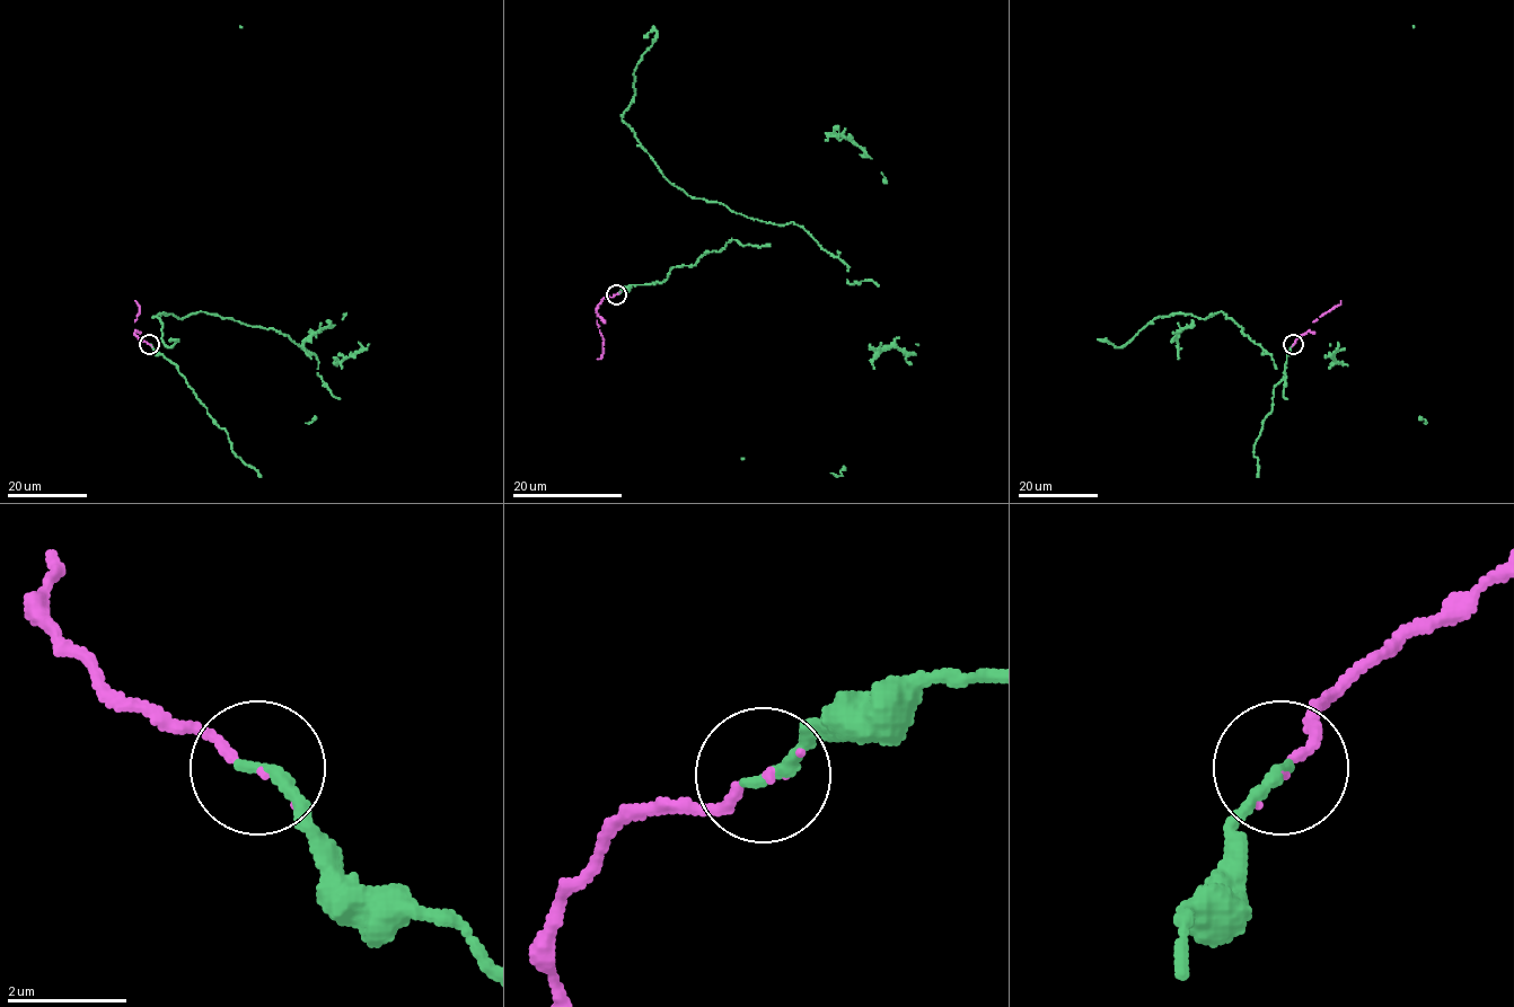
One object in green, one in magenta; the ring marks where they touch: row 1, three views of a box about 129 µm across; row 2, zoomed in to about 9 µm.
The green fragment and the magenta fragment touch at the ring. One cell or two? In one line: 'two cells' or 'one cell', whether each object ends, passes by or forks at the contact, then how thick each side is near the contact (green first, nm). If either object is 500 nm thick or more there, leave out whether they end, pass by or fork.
one cell; green ends there; magenta ends there; 240 nm thick on the green side, 130 nm on the other

